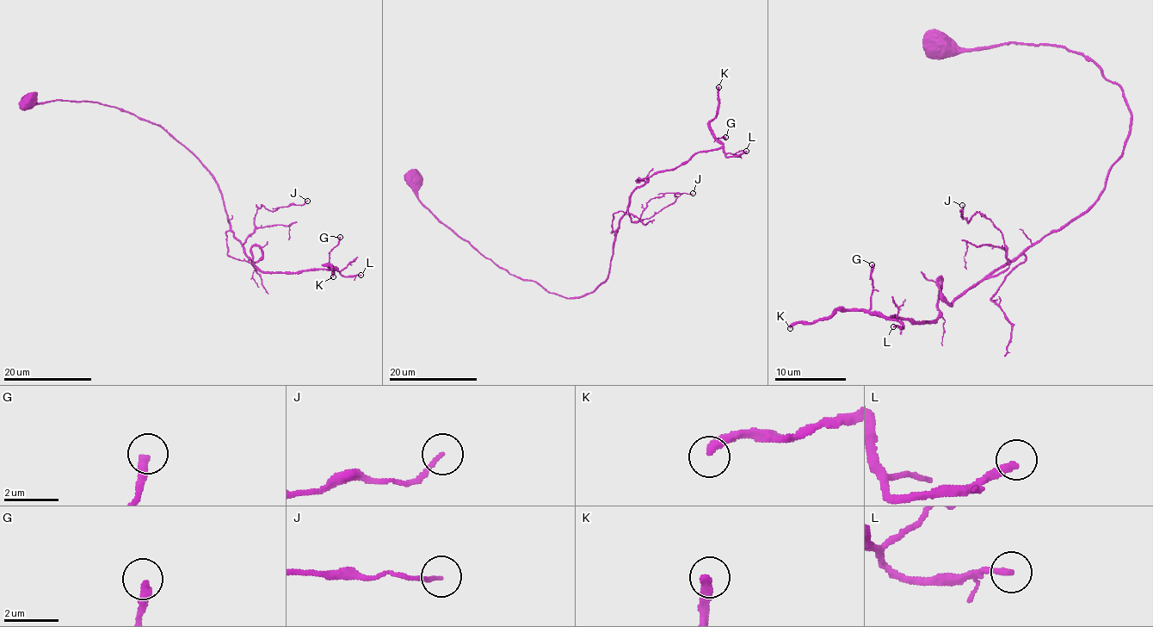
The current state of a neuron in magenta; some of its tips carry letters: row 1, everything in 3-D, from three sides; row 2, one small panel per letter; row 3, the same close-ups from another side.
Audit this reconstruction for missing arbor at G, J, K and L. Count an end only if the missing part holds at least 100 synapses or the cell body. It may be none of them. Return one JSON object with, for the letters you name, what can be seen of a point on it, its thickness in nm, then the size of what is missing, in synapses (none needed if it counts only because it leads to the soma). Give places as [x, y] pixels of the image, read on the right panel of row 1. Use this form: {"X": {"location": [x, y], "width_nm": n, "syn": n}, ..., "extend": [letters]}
{"K": {"location": [790, 328], "width_nm": 320, "syn": 700}, "extend": ["K"]}

